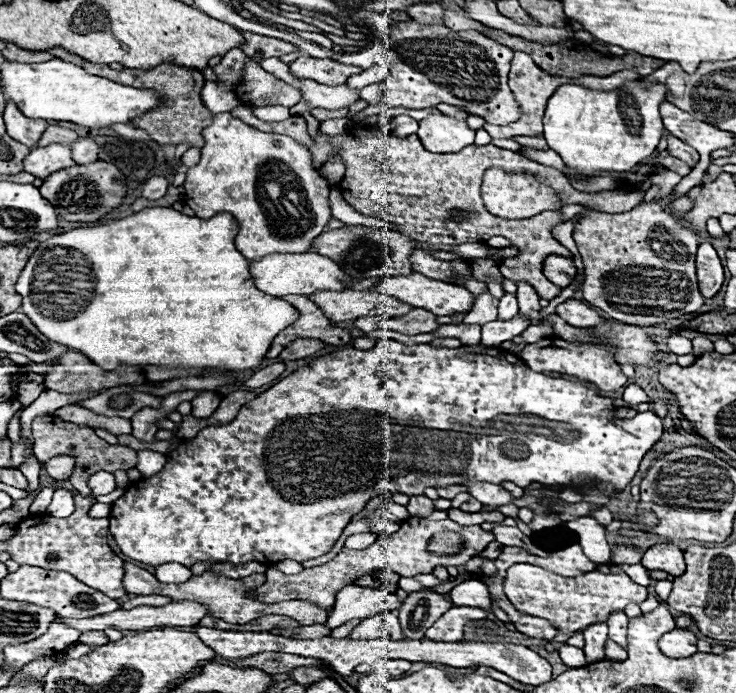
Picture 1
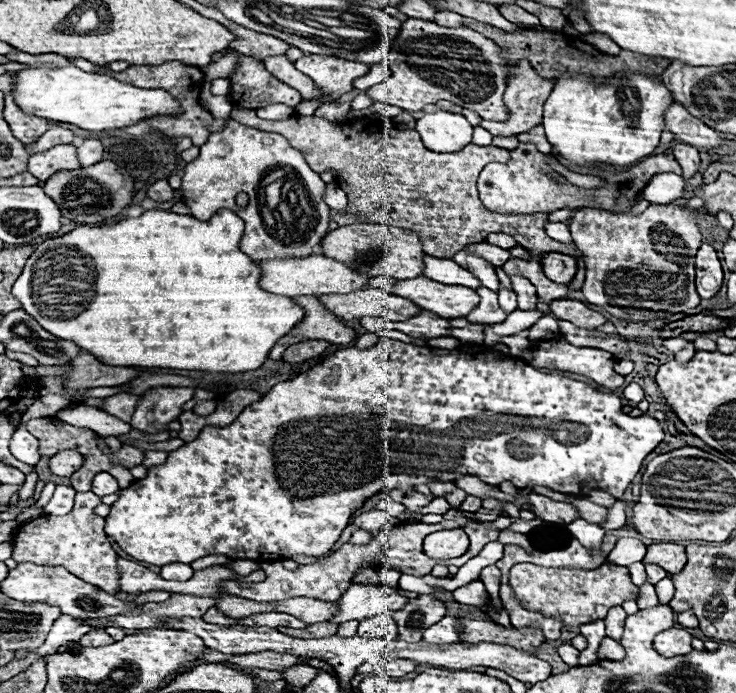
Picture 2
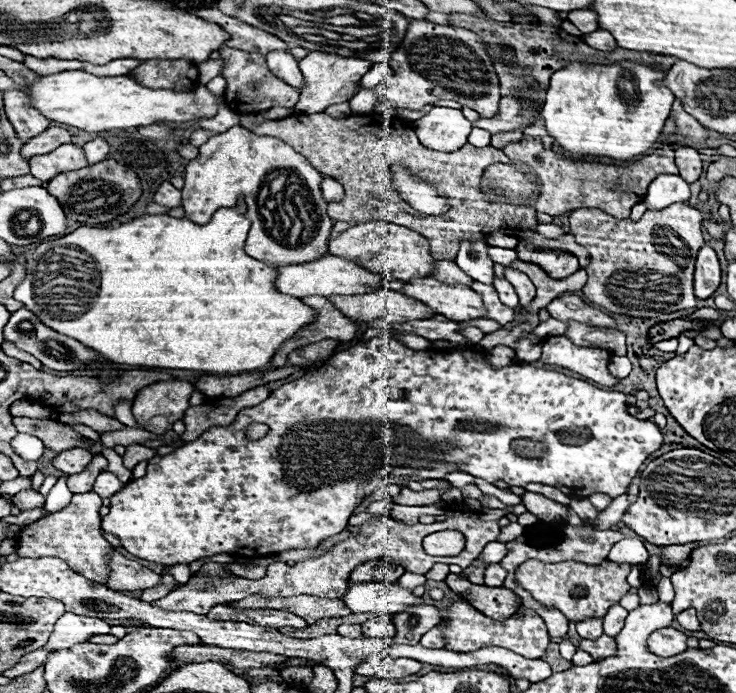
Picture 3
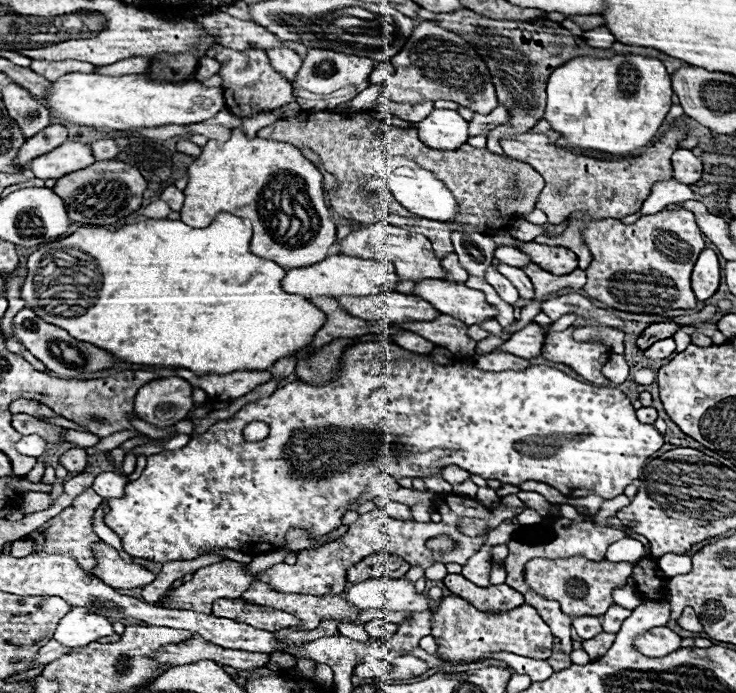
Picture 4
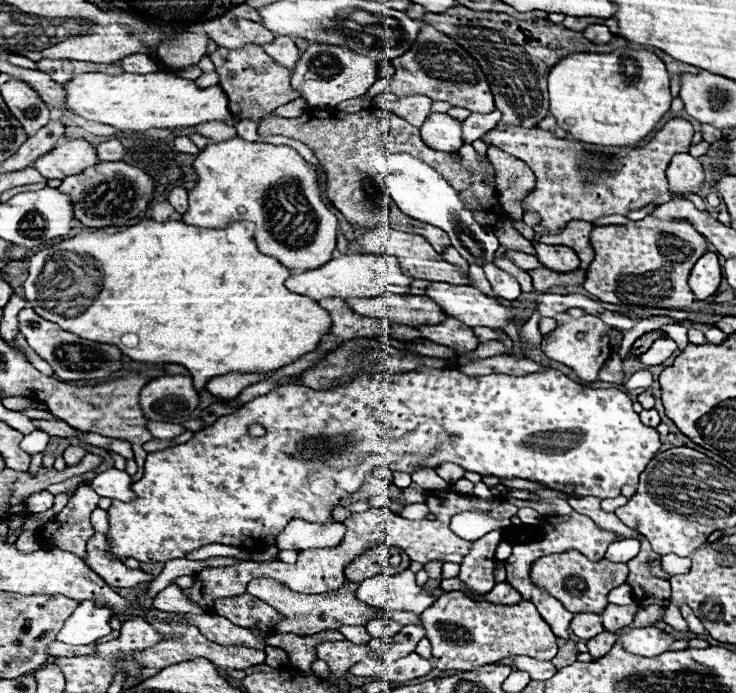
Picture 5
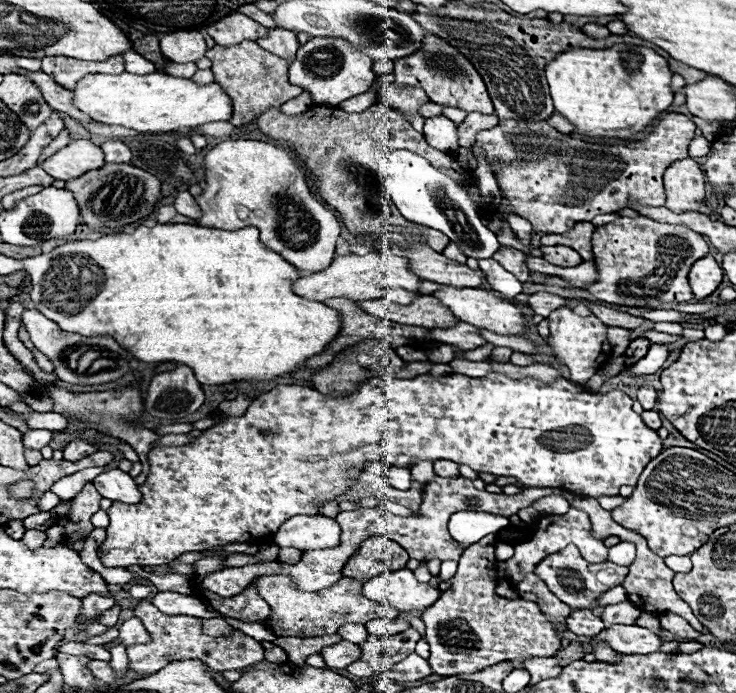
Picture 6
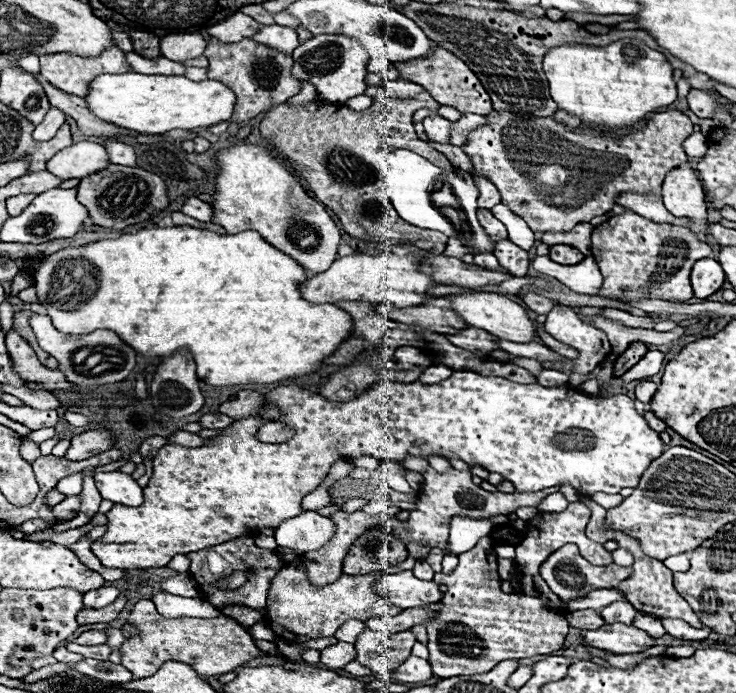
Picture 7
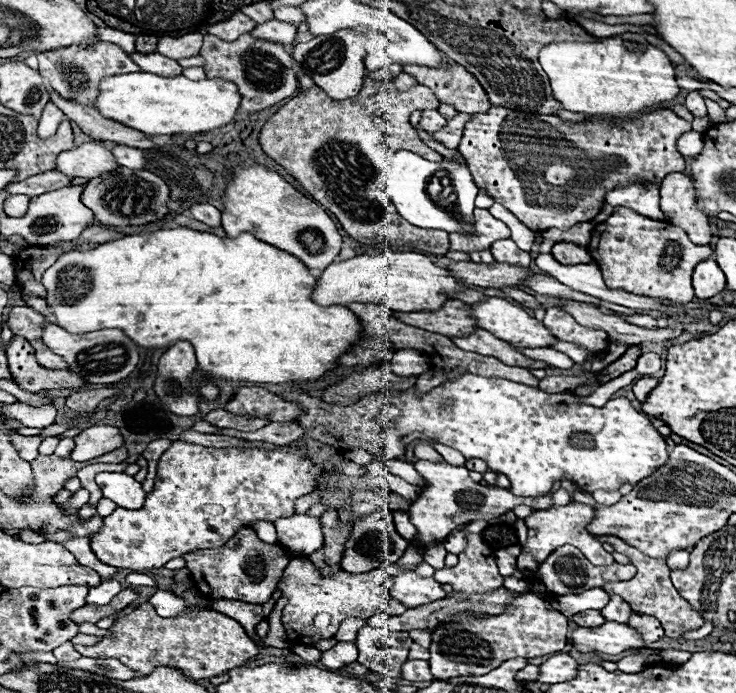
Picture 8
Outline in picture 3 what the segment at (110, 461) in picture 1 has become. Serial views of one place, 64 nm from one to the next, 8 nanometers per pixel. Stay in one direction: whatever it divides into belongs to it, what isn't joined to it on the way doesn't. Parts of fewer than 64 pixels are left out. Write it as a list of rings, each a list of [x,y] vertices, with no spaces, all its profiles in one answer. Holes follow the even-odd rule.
[[[14,418],[14,424],[18,432],[32,434],[44,442],[44,446],[52,452],[68,450],[68,448],[84,448],[90,450],[90,444],[86,444],[84,436],[76,430],[72,430],[66,424],[60,424],[56,420],[36,420],[36,418]],[[138,444],[126,446],[126,452],[124,452],[124,456],[122,456],[122,458],[124,458],[124,466],[132,470],[138,462],[150,460],[154,454],[156,454],[154,448],[146,448],[146,446],[138,446]],[[94,454],[92,456],[92,462],[78,474],[72,474],[70,476],[70,490],[74,494],[82,494],[82,492],[90,492],[92,490],[92,484],[94,484],[94,478],[108,466],[108,460],[102,456],[102,454]]]

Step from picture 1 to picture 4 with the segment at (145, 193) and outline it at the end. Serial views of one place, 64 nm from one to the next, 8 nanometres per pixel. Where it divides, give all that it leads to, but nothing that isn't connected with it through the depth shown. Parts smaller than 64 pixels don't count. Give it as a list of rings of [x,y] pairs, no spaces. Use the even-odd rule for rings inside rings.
[[[168,186],[164,188],[164,192],[160,194],[160,200],[164,200],[172,210],[182,210],[182,202],[184,202],[184,194],[182,190],[178,190],[176,186]]]

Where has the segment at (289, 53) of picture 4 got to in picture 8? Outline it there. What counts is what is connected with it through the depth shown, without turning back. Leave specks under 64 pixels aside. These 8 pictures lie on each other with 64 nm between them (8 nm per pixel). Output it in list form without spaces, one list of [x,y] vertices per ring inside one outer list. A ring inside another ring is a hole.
[[[270,20],[264,24],[258,24],[250,36],[260,38],[260,40],[268,40],[268,42],[276,42],[282,44],[284,48],[292,48],[294,38],[296,38],[296,26],[288,24],[288,22],[278,22],[278,20]]]

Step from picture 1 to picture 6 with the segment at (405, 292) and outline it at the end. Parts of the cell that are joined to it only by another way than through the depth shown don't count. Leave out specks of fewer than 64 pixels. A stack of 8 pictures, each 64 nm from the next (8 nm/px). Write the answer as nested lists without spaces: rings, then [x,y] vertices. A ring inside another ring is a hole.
[[[440,286],[440,290],[434,292],[434,296],[462,322],[476,326],[478,330],[490,330],[496,334],[508,334],[508,336],[520,336],[526,330],[526,320],[520,314],[520,308],[504,298],[498,298],[482,288],[454,288],[454,286]]]

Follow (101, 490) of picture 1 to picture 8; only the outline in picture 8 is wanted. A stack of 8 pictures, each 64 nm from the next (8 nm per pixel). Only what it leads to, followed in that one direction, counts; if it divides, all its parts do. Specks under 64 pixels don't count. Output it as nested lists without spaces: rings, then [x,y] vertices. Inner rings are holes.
[[[100,472],[96,474],[96,484],[102,488],[102,496],[116,502],[122,508],[136,510],[144,506],[146,492],[140,482],[124,472]]]

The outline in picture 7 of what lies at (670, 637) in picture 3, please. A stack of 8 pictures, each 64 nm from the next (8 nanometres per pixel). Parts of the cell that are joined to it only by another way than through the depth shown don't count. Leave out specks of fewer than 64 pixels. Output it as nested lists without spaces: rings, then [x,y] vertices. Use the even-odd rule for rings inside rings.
[[[604,624],[600,630],[582,632],[584,644],[612,652],[612,654],[636,654],[654,646],[654,638],[648,632],[628,624]]]

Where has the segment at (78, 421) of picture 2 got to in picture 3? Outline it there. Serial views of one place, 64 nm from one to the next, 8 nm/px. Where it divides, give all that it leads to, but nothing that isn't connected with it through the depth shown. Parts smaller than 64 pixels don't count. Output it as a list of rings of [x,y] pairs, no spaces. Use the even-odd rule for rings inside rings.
[[[80,410],[80,412],[68,412],[68,414],[60,414],[58,416],[60,422],[64,424],[82,424],[82,426],[88,426],[100,434],[106,434],[106,432],[116,432],[116,430],[122,430],[124,426],[118,424],[118,420],[110,418],[110,416],[104,416],[96,410]]]

